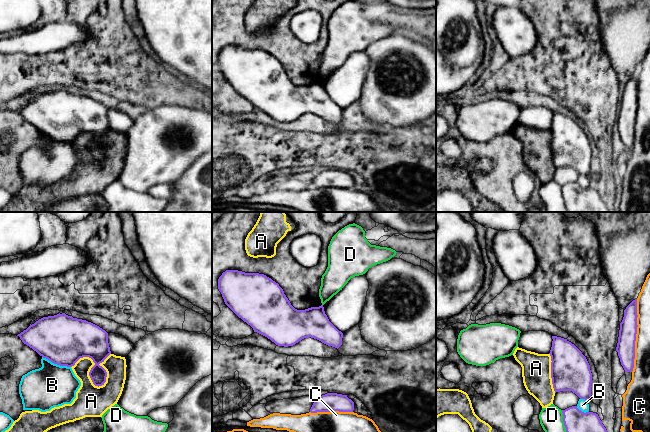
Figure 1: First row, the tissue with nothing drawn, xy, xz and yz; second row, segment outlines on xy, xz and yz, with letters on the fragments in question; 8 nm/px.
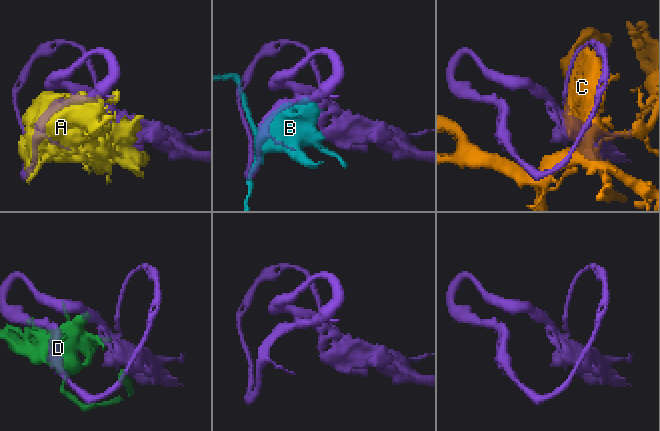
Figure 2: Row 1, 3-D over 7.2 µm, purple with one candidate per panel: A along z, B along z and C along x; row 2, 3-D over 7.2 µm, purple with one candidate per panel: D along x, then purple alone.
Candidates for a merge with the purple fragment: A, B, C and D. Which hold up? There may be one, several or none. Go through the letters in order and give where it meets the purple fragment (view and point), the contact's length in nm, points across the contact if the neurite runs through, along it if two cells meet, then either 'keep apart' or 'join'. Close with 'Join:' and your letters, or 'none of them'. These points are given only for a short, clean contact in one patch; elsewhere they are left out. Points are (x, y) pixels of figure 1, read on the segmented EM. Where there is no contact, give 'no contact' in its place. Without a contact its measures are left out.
A: meets purple in xy at (92, 381); contact 340 nm long; keep apart
B: meets purple in xy at (56, 363); contact 240 nm long; keep apart
C: meets purple in yz at (635, 335); contact 600 nm long; keep apart
D: meets purple in yz at (563, 421); contact 180 nm long; keep apart
Join: none of them

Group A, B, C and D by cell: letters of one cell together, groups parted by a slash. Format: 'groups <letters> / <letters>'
groups A / B D / C

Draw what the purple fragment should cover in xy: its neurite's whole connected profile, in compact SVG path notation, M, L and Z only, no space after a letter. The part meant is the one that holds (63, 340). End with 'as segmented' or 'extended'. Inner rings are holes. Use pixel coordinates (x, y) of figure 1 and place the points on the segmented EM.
M65 313L43 317L17 336L40 356L60 366L72 367L80 358L91 358L95 365L89 376L98 387L104 385L107 377L99 364L110 354L126 357L134 347L122 335L107 333L91 322Z; extended

